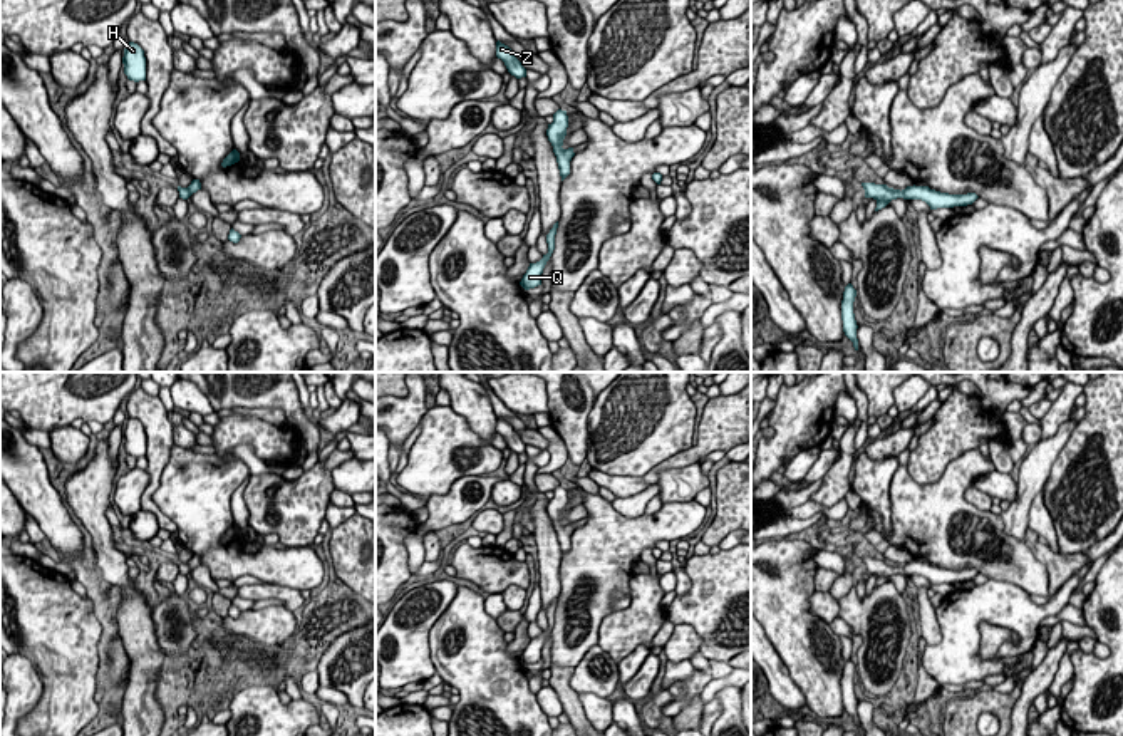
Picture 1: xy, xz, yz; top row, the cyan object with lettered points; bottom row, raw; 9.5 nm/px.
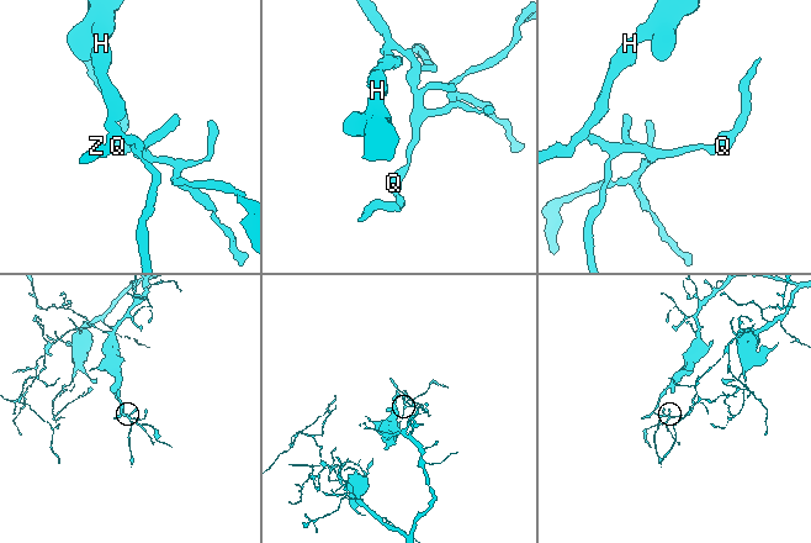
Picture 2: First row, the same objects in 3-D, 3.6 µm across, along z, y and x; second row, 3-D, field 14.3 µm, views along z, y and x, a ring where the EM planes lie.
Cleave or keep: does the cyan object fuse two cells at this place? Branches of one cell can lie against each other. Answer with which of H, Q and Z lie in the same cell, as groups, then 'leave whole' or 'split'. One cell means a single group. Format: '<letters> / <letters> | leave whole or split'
H Q Z | leave whole

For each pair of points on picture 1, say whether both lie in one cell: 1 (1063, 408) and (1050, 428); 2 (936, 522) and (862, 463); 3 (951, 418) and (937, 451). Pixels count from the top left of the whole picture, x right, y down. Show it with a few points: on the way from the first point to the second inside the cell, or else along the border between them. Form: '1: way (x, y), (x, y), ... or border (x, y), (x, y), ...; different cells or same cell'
1: way (1058, 413), (1050, 423); same cell
2: border (897, 456), (897, 466), (890, 482), (890, 523); different cells
3: way (951, 426), (951, 435), (942, 443); same cell

